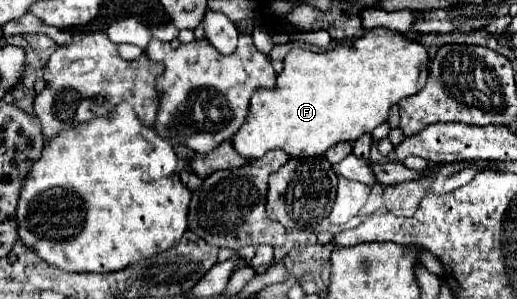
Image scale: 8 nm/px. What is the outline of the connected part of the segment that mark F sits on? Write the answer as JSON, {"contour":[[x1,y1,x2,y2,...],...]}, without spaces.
{"contour":[[373,28,365,36,355,38,351,44,339,44,327,52,311,52,305,48,293,48,285,60,283,70,277,76,273,88,259,88,251,96,249,116,245,124,233,134,231,144,243,158,255,160,269,150,285,150,291,158,319,156,339,142,355,142,363,134,371,134,375,126,387,120,391,104,401,98,417,94,427,80,427,50,387,28]]}

